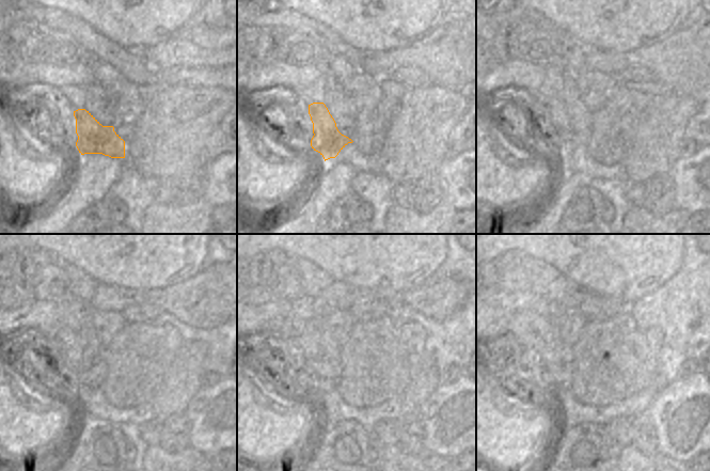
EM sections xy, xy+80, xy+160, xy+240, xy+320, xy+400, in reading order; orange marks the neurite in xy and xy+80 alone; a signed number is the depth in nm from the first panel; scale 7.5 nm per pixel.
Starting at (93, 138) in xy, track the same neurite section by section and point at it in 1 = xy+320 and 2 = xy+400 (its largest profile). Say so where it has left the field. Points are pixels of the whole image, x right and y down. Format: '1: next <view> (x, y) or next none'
1: next xy+320 (302, 335)
2: next xy+400 (536, 334)

